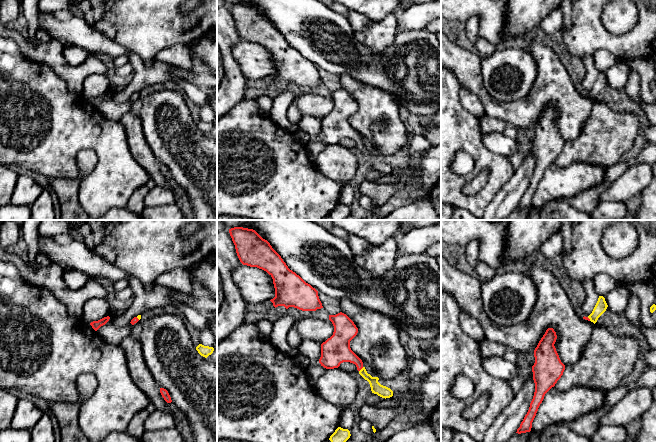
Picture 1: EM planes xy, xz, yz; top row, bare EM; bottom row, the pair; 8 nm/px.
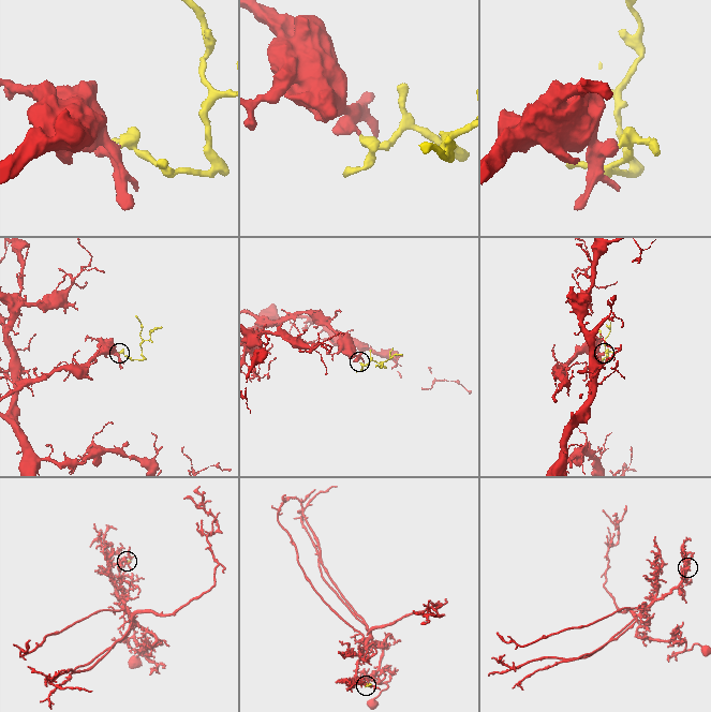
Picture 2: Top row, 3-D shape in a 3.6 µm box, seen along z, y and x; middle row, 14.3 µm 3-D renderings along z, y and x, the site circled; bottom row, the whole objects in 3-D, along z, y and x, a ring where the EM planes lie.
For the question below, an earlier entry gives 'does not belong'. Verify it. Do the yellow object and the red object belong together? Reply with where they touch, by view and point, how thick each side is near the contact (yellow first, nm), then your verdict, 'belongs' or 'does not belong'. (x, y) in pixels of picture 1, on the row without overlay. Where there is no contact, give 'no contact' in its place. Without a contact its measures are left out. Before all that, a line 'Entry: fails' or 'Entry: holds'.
Entry: fails
xz (361, 145) | 90/220 nm | belongs

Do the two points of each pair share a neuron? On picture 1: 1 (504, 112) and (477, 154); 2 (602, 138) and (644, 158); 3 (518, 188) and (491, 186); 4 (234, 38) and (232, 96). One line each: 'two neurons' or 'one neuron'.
1: two neurons
2: two neurons
3: two neurons
4: one neuron

